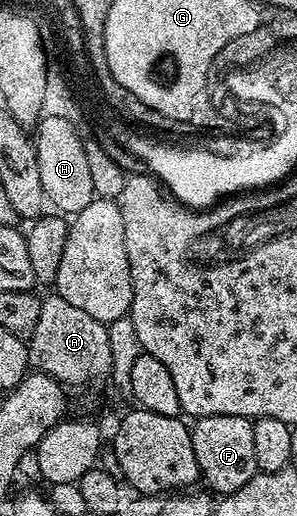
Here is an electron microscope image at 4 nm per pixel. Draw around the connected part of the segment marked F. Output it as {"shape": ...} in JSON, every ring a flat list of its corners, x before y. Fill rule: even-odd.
{"shape":[[208,415,197,418,190,425,192,452,196,455,201,480,203,482,206,480,205,488,207,490,213,491,215,494,218,492,218,495,235,493,240,491,240,487,244,487,244,483,248,483,248,479,252,479,259,473,260,470,256,463,256,442,252,440,253,426,254,421,251,418,240,415]]}

